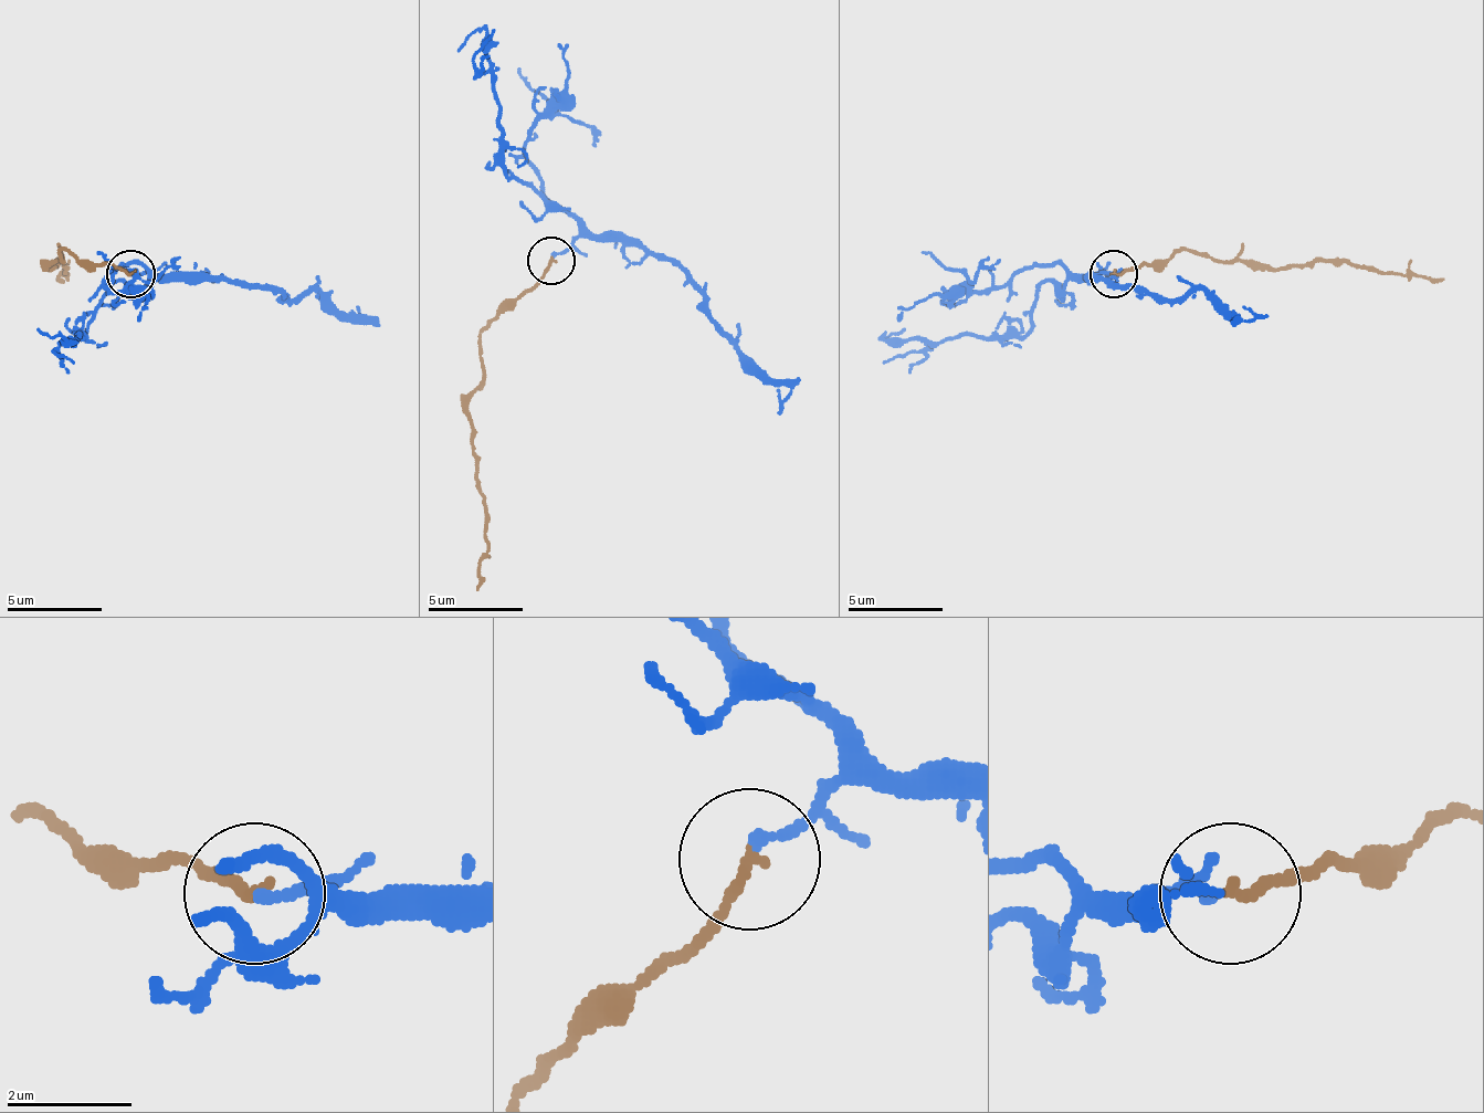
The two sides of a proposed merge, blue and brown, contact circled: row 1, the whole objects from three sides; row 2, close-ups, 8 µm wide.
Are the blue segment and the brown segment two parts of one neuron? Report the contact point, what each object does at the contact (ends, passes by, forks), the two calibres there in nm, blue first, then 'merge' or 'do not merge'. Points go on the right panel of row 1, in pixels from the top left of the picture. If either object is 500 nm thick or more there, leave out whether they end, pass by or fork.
place (1114, 273); blue ends; brown ends; calibres 160 and 160 nm; merge

